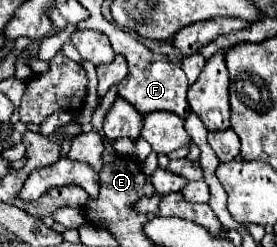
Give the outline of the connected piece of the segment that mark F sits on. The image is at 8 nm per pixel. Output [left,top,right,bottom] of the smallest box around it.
[112,25,190,117]

